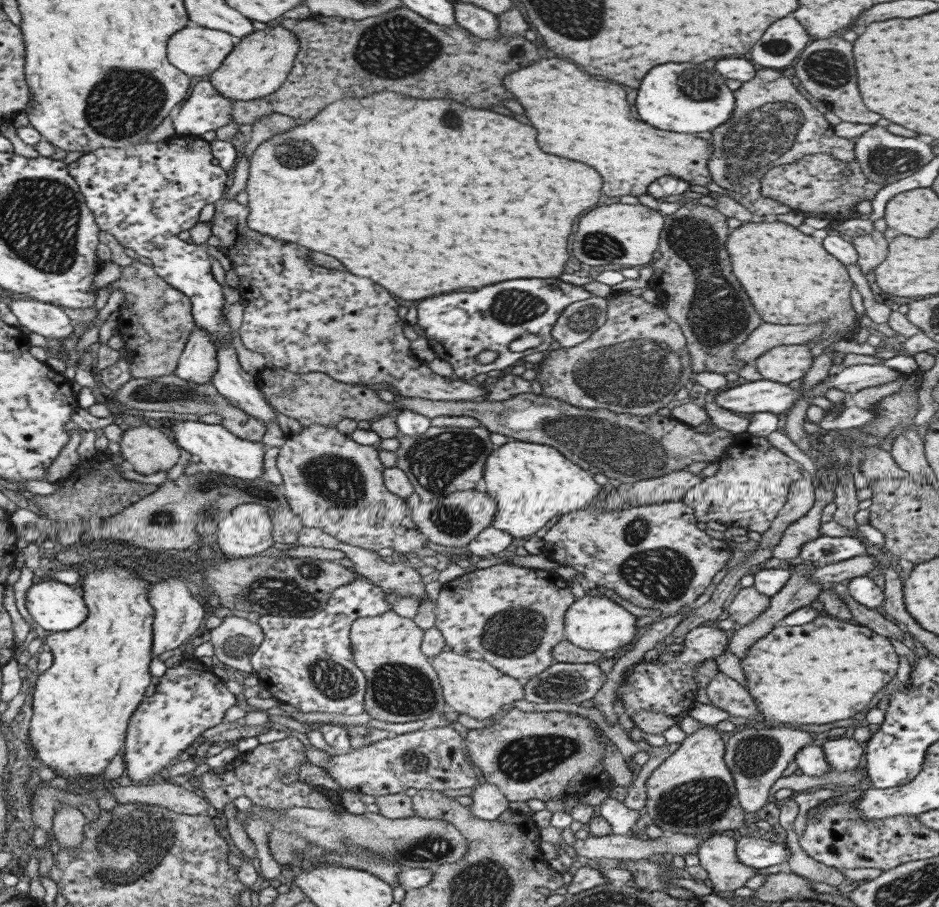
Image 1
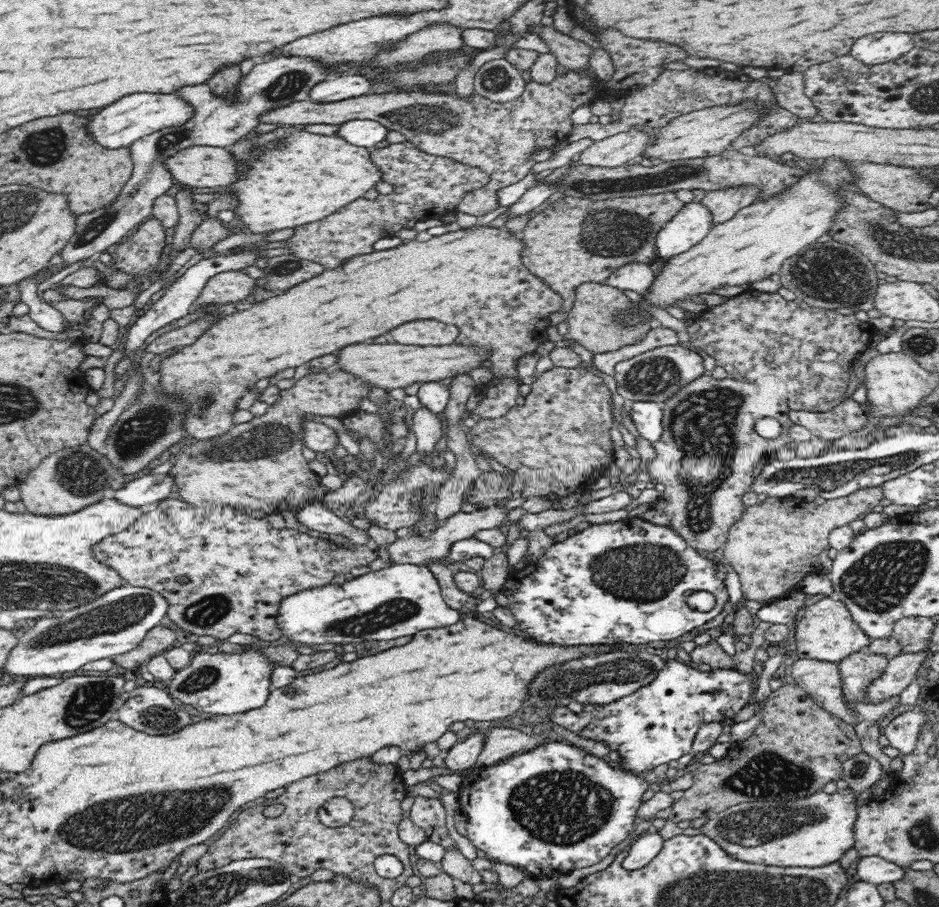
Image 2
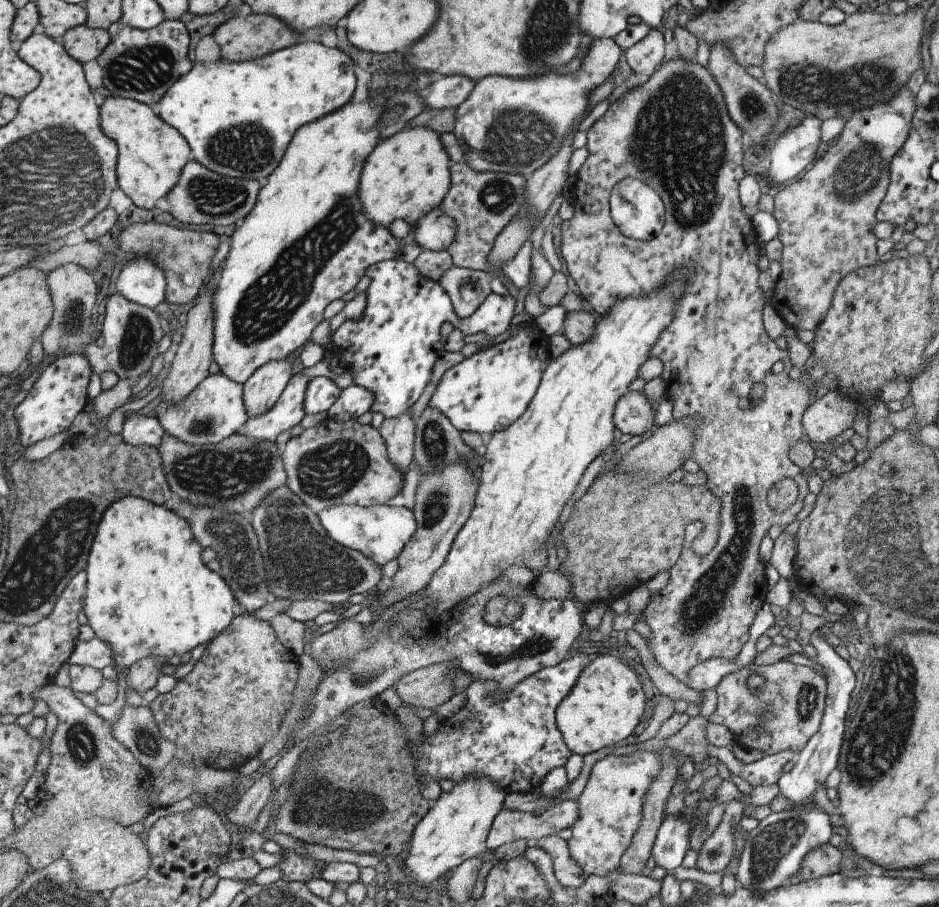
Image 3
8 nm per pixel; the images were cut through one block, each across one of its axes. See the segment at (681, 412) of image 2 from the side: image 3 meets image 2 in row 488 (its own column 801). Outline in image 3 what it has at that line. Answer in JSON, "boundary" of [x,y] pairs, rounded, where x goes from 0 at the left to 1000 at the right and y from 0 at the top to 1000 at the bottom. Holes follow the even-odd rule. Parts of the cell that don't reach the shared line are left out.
{"boundary":[[[830,727],[821,733],[796,734],[788,740],[772,744],[761,756],[761,783],[753,791],[754,795],[770,798],[776,805],[784,820],[791,825],[808,827],[822,832],[836,826],[853,827],[862,813],[870,807],[875,791],[880,766],[880,749],[870,745],[864,736],[851,734],[838,728]],[[798,745],[810,745],[813,754],[802,761],[796,759]],[[814,776],[822,778],[822,789],[813,798],[817,809],[807,810],[802,805],[806,794],[802,787],[808,785]]]}

